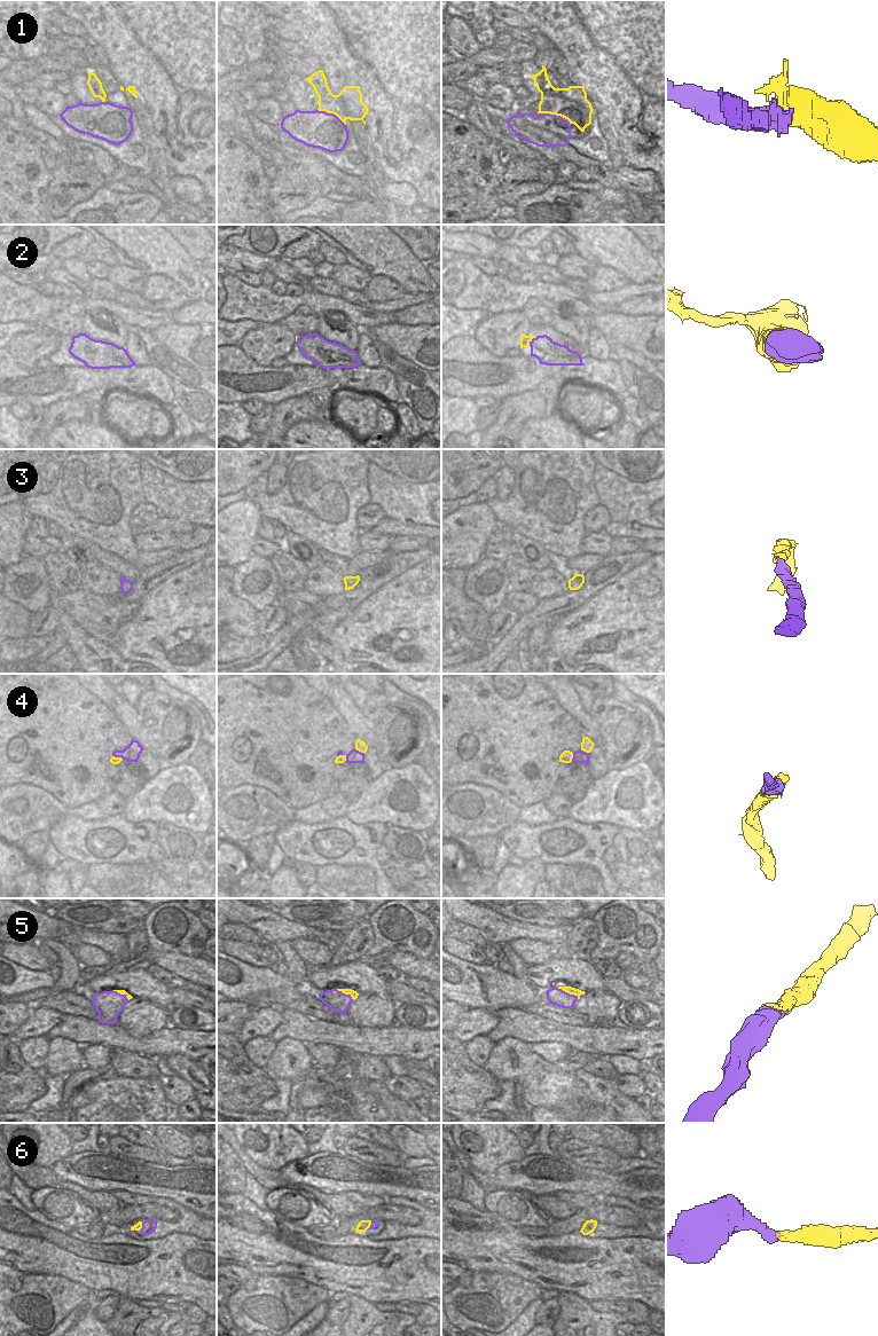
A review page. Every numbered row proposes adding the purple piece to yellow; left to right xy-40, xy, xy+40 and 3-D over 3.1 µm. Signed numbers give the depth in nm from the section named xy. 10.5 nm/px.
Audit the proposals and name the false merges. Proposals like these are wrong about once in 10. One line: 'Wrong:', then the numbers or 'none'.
Wrong: none

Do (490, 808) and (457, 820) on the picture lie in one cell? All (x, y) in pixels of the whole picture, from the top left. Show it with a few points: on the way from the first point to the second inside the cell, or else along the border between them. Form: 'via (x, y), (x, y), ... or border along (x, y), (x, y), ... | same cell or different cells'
via (481, 815), (475, 819), (465, 819) | same cell

